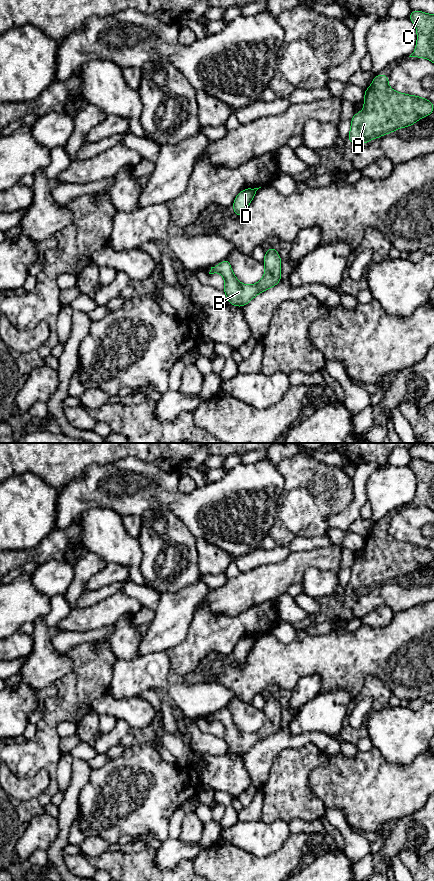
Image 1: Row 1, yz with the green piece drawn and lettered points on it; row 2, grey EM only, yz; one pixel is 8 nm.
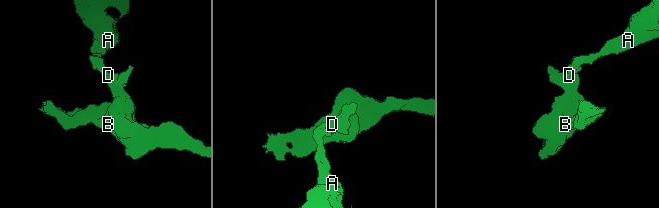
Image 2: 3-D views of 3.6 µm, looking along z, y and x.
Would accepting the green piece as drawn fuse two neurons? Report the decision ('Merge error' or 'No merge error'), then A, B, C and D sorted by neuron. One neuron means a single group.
Merge error. Groups: A C / B D

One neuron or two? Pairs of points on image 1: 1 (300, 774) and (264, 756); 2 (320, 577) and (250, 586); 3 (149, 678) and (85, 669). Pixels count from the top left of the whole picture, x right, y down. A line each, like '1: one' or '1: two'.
1: two
2: two
3: two

